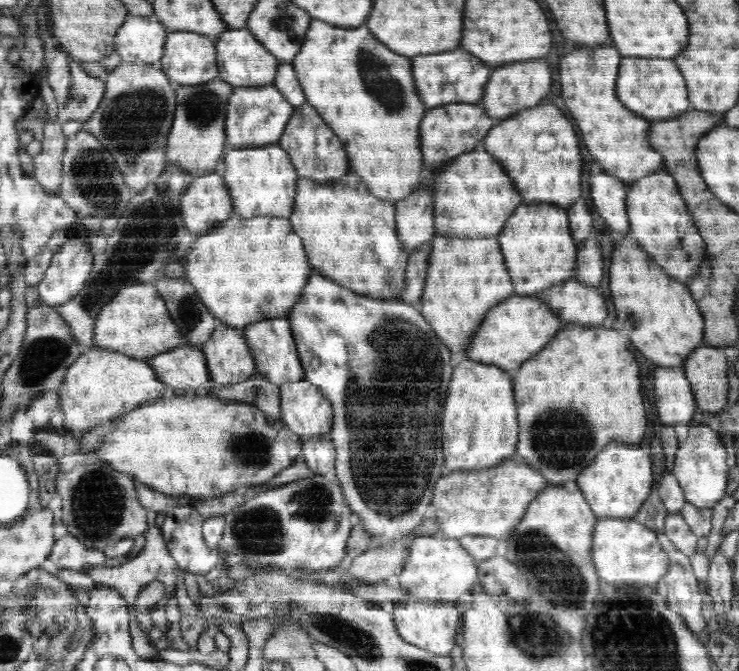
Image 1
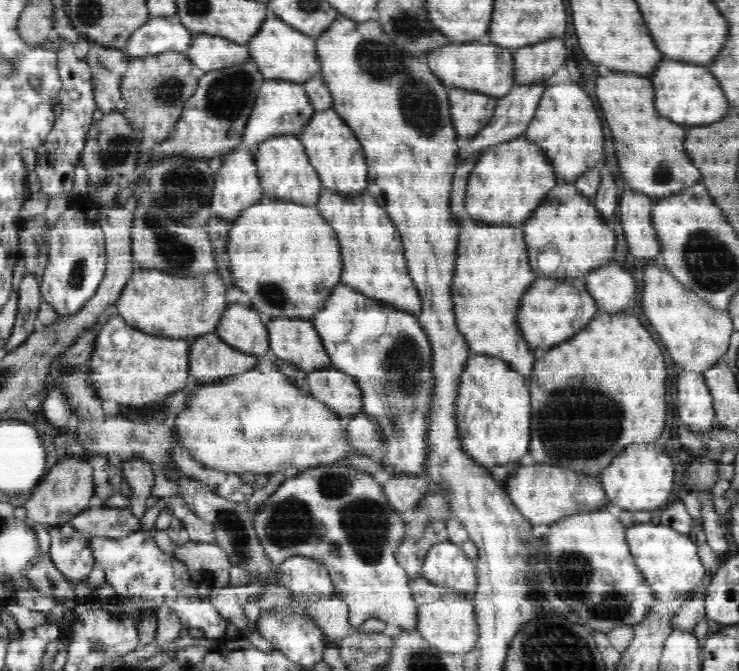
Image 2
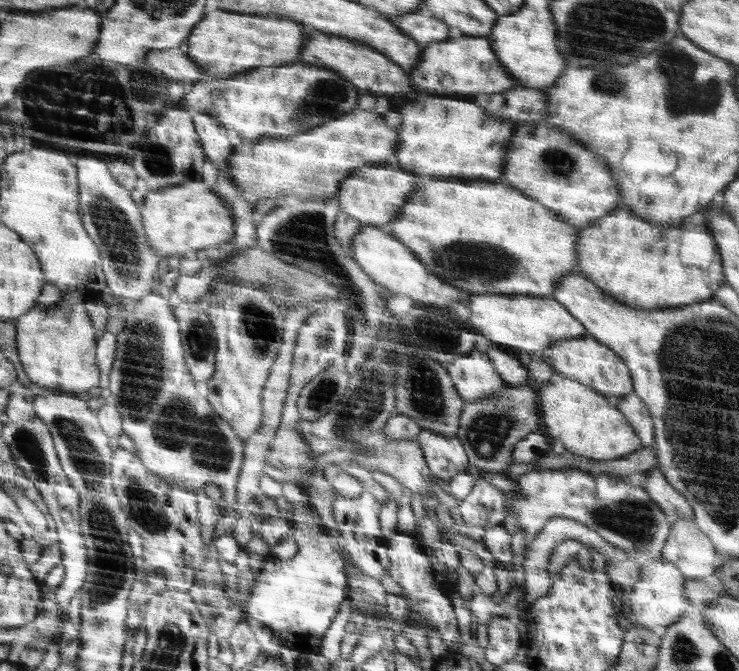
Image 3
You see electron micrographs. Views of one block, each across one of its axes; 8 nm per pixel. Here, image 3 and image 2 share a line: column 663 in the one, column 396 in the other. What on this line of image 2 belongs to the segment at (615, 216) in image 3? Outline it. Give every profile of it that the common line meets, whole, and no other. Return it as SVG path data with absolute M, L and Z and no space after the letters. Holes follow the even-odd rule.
M323 187L321 194L316 206L322 217L332 223L337 231L338 242L341 243L344 264L341 283L418 317L421 313L421 298L407 268L400 233L385 209L367 191L351 197L335 194Z

